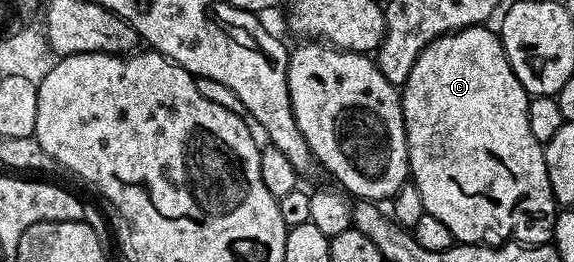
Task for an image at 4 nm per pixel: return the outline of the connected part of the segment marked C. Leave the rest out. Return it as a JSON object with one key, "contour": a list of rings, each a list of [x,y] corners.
{"contour":[[[490,25],[470,26],[464,30],[454,30],[452,34],[442,34],[437,40],[433,40],[421,52],[421,56],[417,56],[417,64],[413,64],[413,72],[409,72],[409,80],[405,80],[405,84],[401,88],[401,101],[403,104],[403,127],[407,133],[407,164],[409,167],[409,178],[413,185],[417,188],[417,192],[421,192],[421,204],[424,211],[433,216],[437,216],[437,220],[441,220],[441,224],[445,224],[445,228],[449,228],[449,232],[455,237],[456,243],[459,244],[482,244],[485,246],[498,246],[500,244],[526,244],[529,246],[541,246],[552,241],[555,233],[555,219],[557,217],[557,203],[551,185],[549,184],[549,172],[545,172],[545,156],[543,155],[544,143],[537,140],[537,136],[533,136],[532,130],[529,129],[529,95],[527,89],[521,84],[521,80],[517,80],[517,76],[513,72],[513,68],[509,64],[509,60],[505,56],[505,48],[503,47],[502,37],[498,33],[495,34],[490,30]]]}

